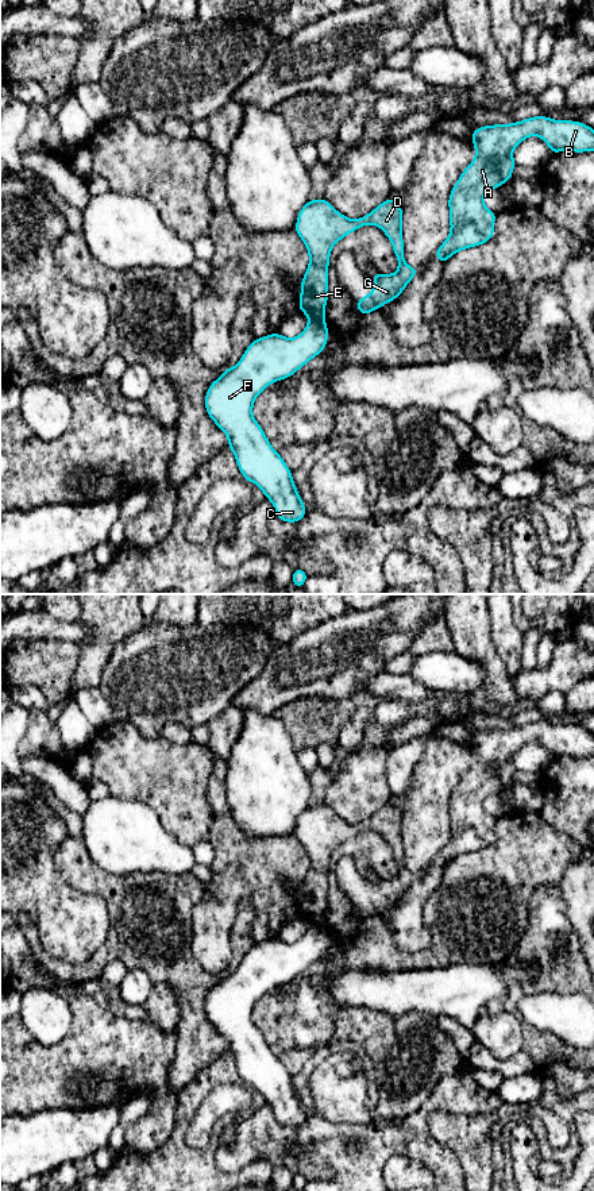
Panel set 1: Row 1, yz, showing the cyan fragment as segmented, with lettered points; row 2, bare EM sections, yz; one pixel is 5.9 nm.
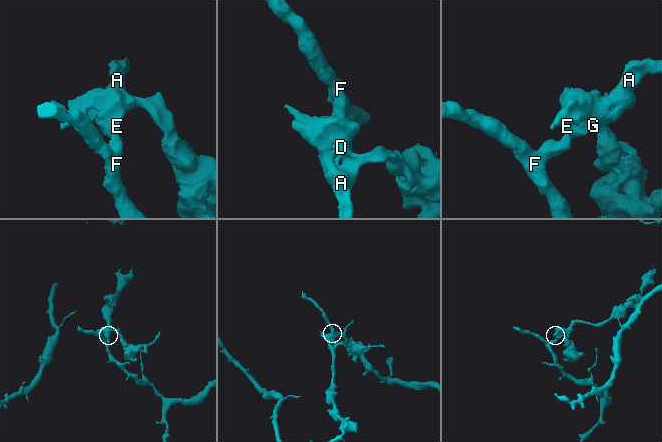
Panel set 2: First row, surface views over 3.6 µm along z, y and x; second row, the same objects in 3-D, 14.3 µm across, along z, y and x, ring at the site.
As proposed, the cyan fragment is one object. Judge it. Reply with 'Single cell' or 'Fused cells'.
Fused cells

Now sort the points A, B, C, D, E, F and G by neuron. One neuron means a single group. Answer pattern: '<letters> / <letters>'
A B D E G / C F

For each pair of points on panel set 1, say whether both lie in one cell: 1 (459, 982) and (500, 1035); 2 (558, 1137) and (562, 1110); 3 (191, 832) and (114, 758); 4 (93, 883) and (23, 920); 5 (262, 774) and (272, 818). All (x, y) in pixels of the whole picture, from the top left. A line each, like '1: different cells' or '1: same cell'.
1: different cells
2: different cells
3: same cell
4: same cell
5: same cell

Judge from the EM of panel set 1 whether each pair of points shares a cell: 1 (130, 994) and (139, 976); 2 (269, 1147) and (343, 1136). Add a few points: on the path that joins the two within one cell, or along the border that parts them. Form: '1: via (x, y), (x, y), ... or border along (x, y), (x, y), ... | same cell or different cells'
1: via (134, 990), (137, 981) | same cell
2: via (288, 1136), (324, 1136) | same cell

